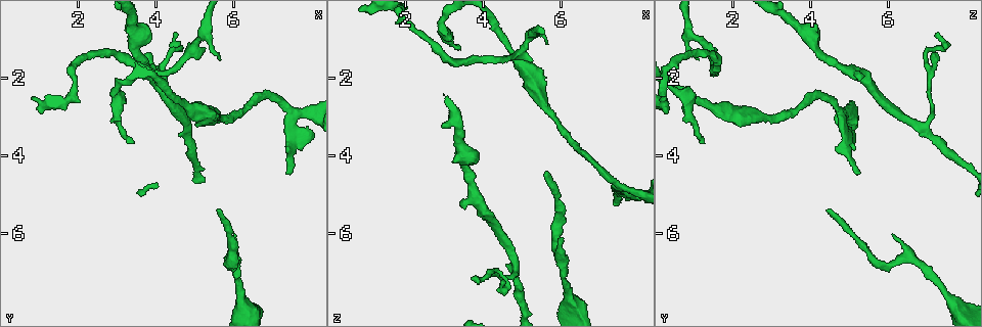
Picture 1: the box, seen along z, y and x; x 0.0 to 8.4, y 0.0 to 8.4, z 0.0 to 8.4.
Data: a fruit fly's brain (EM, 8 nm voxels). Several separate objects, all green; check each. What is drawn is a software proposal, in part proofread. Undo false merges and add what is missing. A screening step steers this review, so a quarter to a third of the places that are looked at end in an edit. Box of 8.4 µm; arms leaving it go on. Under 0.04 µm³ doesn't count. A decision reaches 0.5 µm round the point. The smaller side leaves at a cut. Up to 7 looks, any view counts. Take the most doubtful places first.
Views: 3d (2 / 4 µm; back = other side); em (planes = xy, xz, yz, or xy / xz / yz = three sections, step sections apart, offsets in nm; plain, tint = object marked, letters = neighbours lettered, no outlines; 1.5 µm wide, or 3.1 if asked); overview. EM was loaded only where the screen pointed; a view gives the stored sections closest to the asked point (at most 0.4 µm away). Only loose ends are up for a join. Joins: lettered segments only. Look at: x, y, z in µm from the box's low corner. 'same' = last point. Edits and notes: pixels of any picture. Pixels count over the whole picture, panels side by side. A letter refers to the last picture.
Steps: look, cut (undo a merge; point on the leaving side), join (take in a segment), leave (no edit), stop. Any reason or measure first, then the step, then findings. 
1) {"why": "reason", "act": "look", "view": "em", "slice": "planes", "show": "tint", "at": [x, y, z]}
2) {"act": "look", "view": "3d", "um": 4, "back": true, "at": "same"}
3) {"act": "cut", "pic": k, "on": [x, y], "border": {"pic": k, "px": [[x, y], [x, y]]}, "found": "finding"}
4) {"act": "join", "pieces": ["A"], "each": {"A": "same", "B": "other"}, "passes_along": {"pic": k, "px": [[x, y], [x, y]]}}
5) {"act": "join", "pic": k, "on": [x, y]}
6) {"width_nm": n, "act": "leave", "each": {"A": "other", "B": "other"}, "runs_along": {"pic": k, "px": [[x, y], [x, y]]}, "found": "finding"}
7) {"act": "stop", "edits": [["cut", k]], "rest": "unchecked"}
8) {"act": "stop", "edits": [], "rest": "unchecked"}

{"why": "an open end", "act": "look", "view": "em", "slice": "planes", "show": "plain", "at": [7.35, 4.50, 5.30]}

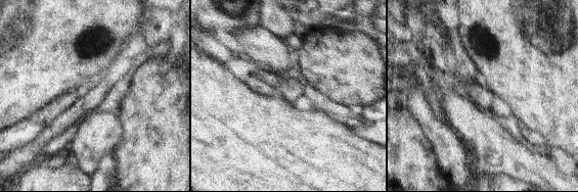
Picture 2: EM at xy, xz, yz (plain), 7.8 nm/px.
{"why": "what lies round it", "act": "look", "view": "em", "slice": "planes", "show": "letters", "at": "same"}

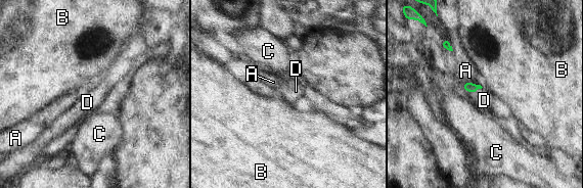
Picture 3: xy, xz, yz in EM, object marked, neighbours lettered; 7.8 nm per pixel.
{"width_nm": 80, "act": "join", "pieces": ["D"], "each": {"A": "other", "B": "other", "C": "other", "D": "same"}, "passes_along": {"pic": 3, "px": [[469, 87], [476, 91], [484, 100]]}, "found": "the cell continues"}

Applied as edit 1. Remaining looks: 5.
{"act": "look", "view": "overview"}

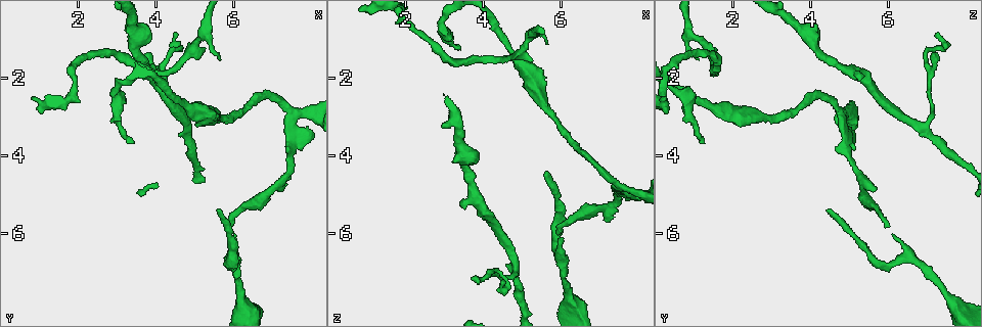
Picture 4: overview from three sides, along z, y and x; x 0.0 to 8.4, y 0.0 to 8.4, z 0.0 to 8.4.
{"why": "free end", "act": "look", "view": "3d", "um": 4, "at": [4.55, 0.85, 7.20]}

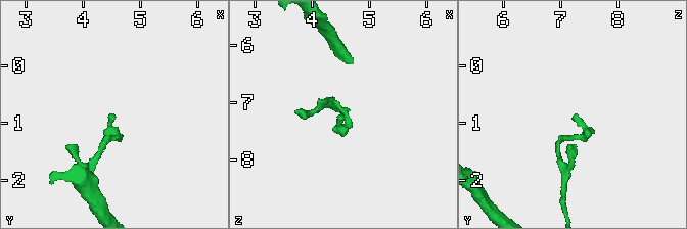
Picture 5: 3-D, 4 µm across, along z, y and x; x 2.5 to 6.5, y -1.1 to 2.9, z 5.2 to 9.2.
{"act": "look", "view": "em", "slice": "planes", "show": "letters", "at": [4.45, 0.85, 7.20]}

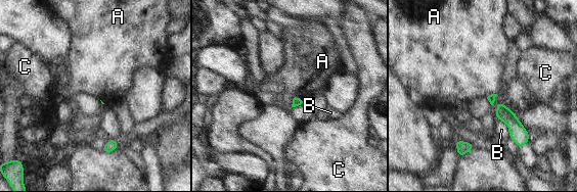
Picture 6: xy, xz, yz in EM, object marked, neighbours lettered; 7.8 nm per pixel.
{"longest_contact_nm": ["B", 170], "act": "leave", "each": {"A": "other", "B": "other", "C": "other"}, "border": {"pic": 6, "px": [[303, 101], [294, 98], [291, 105]]}, "found": "no lettered segment goes on from it"}

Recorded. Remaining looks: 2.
{"why": "branch point", "act": "look", "view": "em", "slice": "yz", "step": 8, "show": "tint", "at": [4.75, 3.20, 6.85]}

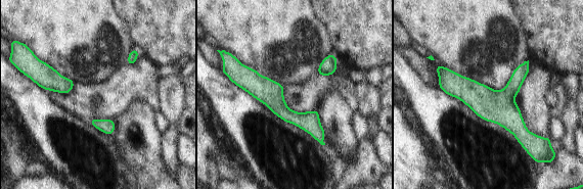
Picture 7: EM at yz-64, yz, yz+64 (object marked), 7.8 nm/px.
{"act": "look", "view": "em", "slice": "yz", "step": 8, "show": "letters", "at": "same"}

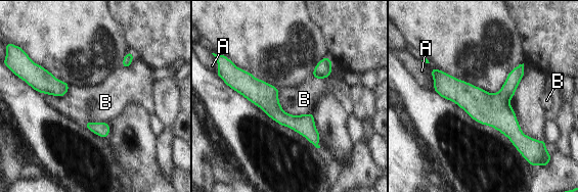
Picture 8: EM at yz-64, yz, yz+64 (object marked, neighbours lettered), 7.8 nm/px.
{"act": "leave", "each": {"A": "other", "B": "other"}, "border": {"pic": 8, "px": [[277, 89], [285, 111], [313, 113]]}, "found": "continuous, no second cell"}

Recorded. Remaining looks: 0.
{"act": "stop", "edits": [["join", 3]], "rest": "unchecked"}

